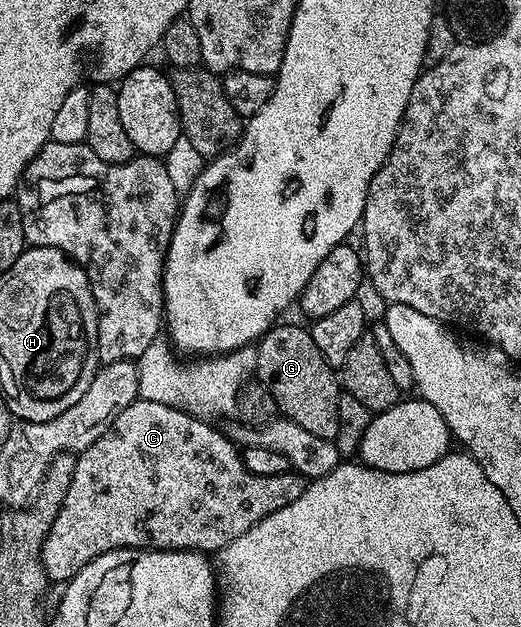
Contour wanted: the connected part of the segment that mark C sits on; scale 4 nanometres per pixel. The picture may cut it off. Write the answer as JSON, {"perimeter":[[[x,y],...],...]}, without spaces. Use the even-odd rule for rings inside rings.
{"perimeter":[[[143,398],[136,399],[120,415],[116,415],[106,430],[100,434],[99,439],[93,441],[93,445],[89,445],[83,451],[78,452],[75,468],[73,469],[73,481],[69,481],[69,493],[65,493],[65,501],[57,513],[57,521],[53,521],[53,529],[49,529],[49,533],[45,537],[43,548],[41,549],[41,561],[43,562],[43,568],[48,580],[52,584],[66,584],[85,565],[89,565],[89,561],[106,555],[110,551],[150,549],[152,551],[218,552],[225,545],[237,541],[237,537],[241,537],[241,533],[249,533],[249,529],[253,529],[253,525],[257,525],[265,517],[277,513],[277,509],[285,509],[285,505],[293,505],[293,501],[297,501],[297,497],[301,497],[301,493],[305,493],[308,480],[290,469],[285,473],[277,473],[273,477],[257,477],[257,473],[249,473],[249,469],[245,469],[245,465],[243,464],[240,448],[232,443],[224,432],[222,435],[213,426],[215,425],[212,425],[208,420],[198,419],[197,416],[188,415],[186,412],[179,411],[175,407]]]}

